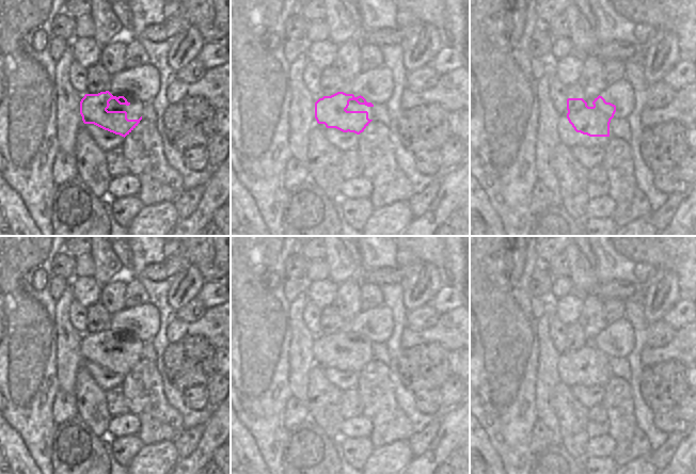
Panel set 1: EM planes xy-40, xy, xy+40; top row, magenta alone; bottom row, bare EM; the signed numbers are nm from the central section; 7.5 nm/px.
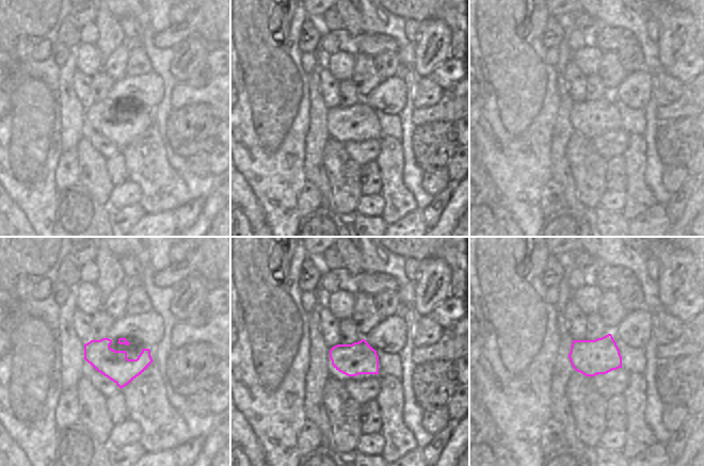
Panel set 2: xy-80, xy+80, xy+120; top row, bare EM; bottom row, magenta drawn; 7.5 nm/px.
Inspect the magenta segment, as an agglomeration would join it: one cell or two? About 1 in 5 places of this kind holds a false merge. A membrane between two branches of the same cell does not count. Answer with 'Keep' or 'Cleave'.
Keep.

